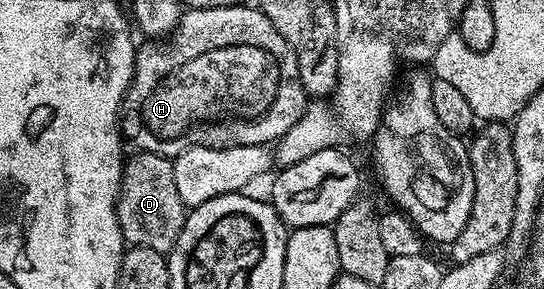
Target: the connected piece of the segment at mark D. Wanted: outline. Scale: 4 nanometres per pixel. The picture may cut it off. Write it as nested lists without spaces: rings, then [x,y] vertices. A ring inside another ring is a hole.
[[[136,151],[134,155],[123,165],[121,190],[115,207],[124,241],[137,248],[170,253],[185,226],[189,211],[177,192],[173,163],[155,152]]]

